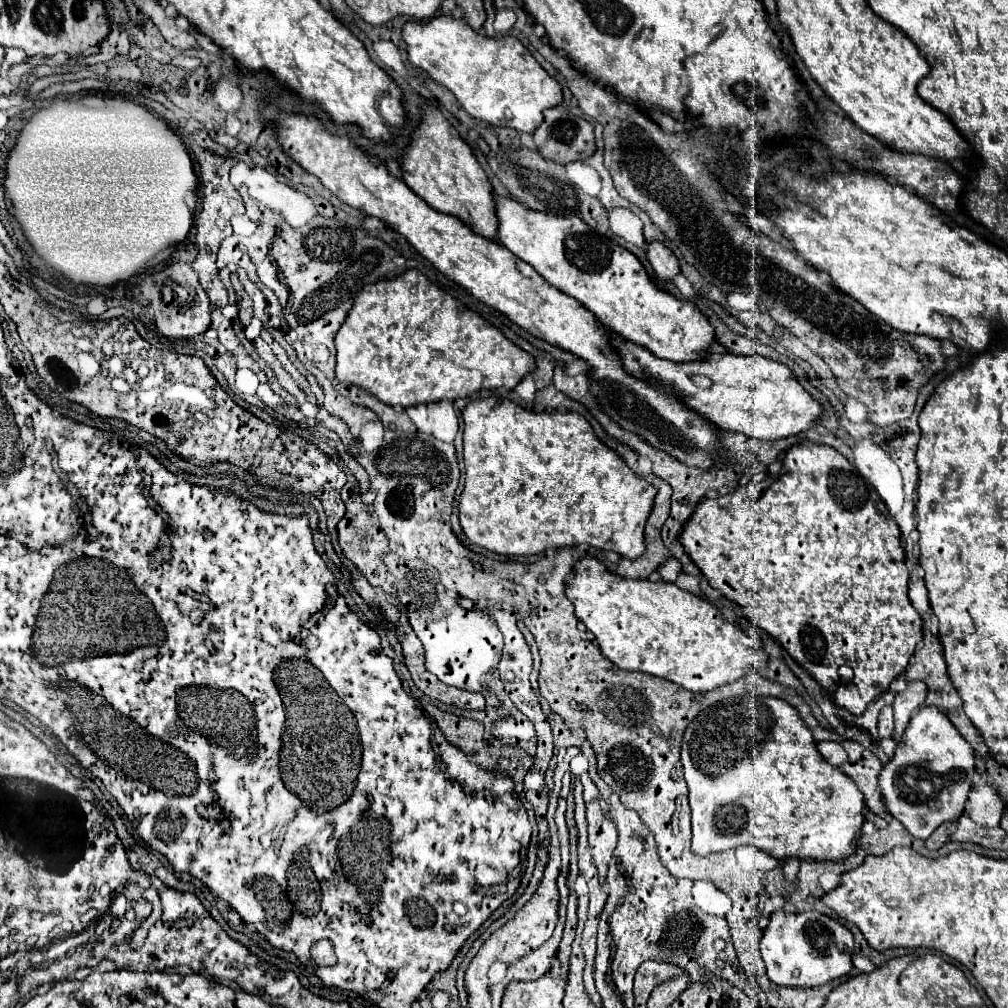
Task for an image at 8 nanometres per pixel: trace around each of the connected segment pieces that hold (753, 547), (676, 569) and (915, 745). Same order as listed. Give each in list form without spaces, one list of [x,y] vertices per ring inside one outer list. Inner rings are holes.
[[[798,442],[792,446],[782,460],[780,468],[782,476],[768,476],[762,482],[750,481],[744,486],[736,486],[732,492],[726,496],[716,496],[716,498],[702,498],[702,502],[696,506],[692,516],[686,520],[682,532],[680,532],[680,544],[684,546],[686,554],[694,560],[694,564],[700,568],[700,572],[708,578],[708,584],[716,588],[724,598],[730,602],[738,604],[742,608],[742,614],[756,622],[760,628],[764,628],[768,634],[772,634],[776,640],[782,642],[782,646],[788,650],[788,654],[804,668],[808,674],[818,680],[818,684],[834,694],[834,702],[842,708],[846,708],[852,714],[862,714],[868,706],[868,702],[886,692],[890,682],[902,674],[908,666],[910,656],[914,654],[916,644],[922,640],[922,618],[914,610],[908,598],[908,568],[906,568],[906,556],[900,546],[900,530],[894,518],[890,516],[886,504],[882,498],[876,494],[876,490],[862,478],[860,486],[860,474],[852,470],[848,460],[836,452],[830,446],[824,444],[814,444],[814,442]],[[846,664],[854,670],[854,678],[848,684],[840,684],[838,668]]]
[[[670,558],[668,562],[664,562],[664,564],[658,568],[658,572],[662,574],[664,582],[676,582],[678,574],[682,572],[682,566],[680,566],[680,562],[678,562],[676,558]]]
[[[934,706],[920,708],[908,722],[892,760],[882,768],[878,786],[888,812],[920,840],[944,822],[956,822],[964,812],[964,802],[974,780],[974,748],[958,734],[956,726]]]

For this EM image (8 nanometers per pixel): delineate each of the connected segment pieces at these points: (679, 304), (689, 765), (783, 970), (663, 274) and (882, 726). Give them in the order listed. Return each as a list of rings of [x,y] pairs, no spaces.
[[[494,194],[498,232],[502,246],[528,262],[548,284],[578,300],[602,326],[618,336],[644,346],[652,354],[672,362],[702,358],[714,342],[714,330],[706,316],[692,304],[656,288],[640,260],[614,240],[594,232],[578,216],[552,216],[530,210],[520,202]]]
[[[732,698],[702,710],[684,732],[682,766],[692,808],[690,848],[696,856],[744,844],[752,844],[776,860],[812,858],[842,862],[856,852],[856,840],[864,824],[862,792],[840,768],[830,766],[822,758],[796,708],[780,698]]]
[[[778,910],[770,916],[770,924],[764,930],[760,950],[766,962],[768,978],[774,984],[792,988],[814,988],[852,970],[854,936],[838,920],[816,910],[802,914],[788,914],[784,910]]]
[[[648,242],[646,244],[646,254],[648,254],[648,262],[654,268],[656,278],[662,280],[662,282],[674,282],[680,268],[678,268],[678,260],[672,254],[672,250],[668,250],[660,242]]]
[[[884,706],[882,714],[878,718],[878,734],[880,738],[890,738],[894,730],[894,718],[892,718],[892,706]]]

